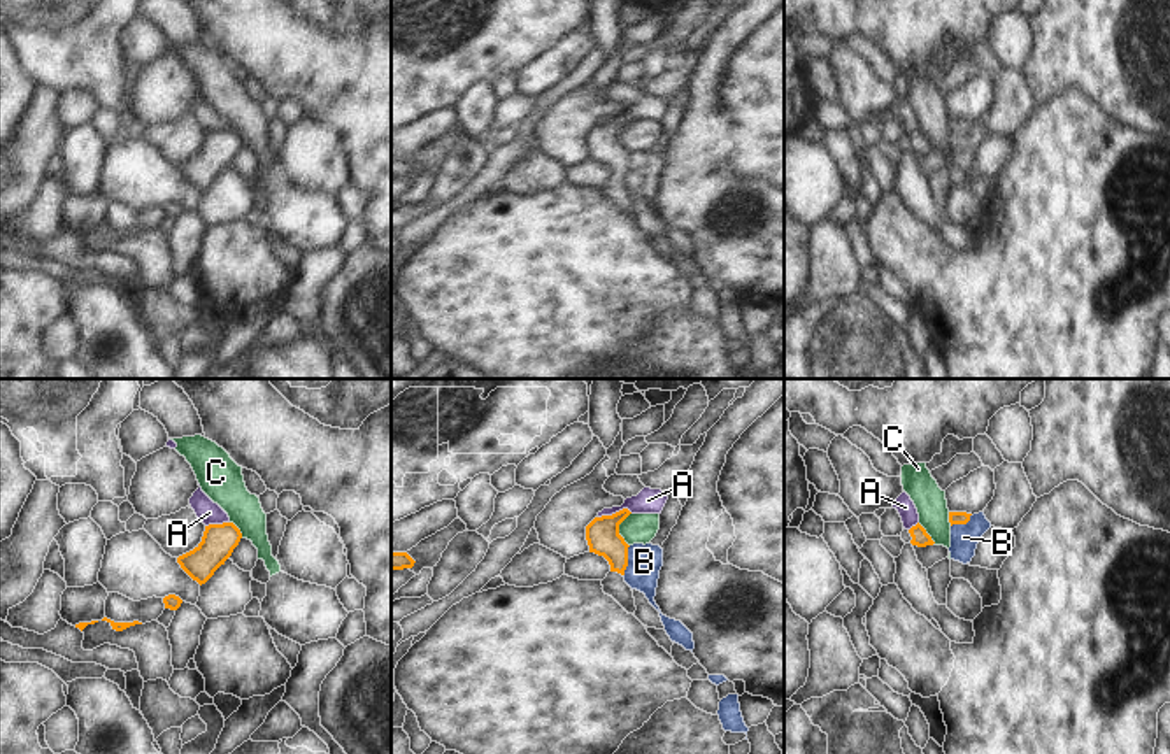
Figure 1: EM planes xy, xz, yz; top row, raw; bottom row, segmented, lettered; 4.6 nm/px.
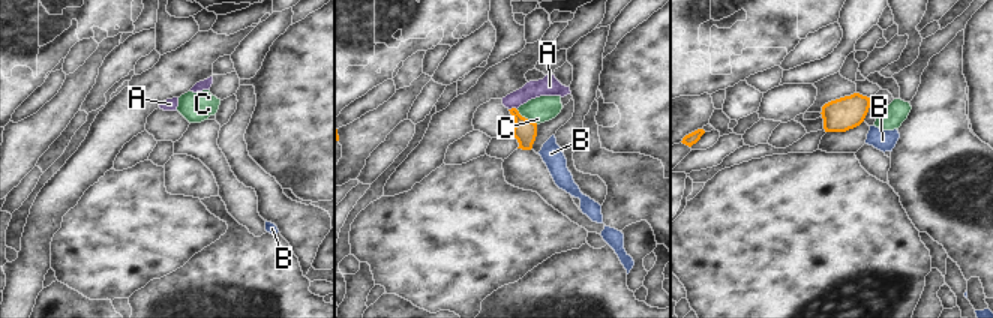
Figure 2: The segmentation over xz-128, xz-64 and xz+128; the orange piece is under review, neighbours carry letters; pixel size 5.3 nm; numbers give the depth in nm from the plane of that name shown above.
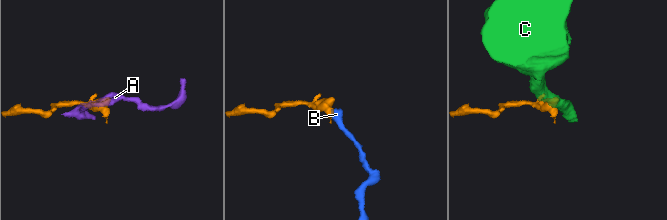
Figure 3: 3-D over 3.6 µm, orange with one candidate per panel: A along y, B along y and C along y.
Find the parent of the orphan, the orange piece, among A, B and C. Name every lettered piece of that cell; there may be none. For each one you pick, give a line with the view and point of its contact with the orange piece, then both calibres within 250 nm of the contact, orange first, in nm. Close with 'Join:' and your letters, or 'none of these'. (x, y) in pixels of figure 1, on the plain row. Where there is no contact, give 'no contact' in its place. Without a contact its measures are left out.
Join: none of these

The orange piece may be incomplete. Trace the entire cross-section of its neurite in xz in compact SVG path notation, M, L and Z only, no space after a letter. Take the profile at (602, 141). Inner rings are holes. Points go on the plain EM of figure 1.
M623 116L612 123L595 124L586 133L586 147L589 160L603 163L610 179L602 188L605 202L612 203L628 221L635 223L635 205L631 195L624 189L624 177L628 174L628 151L619 142L619 132L630 123L628 116Z

